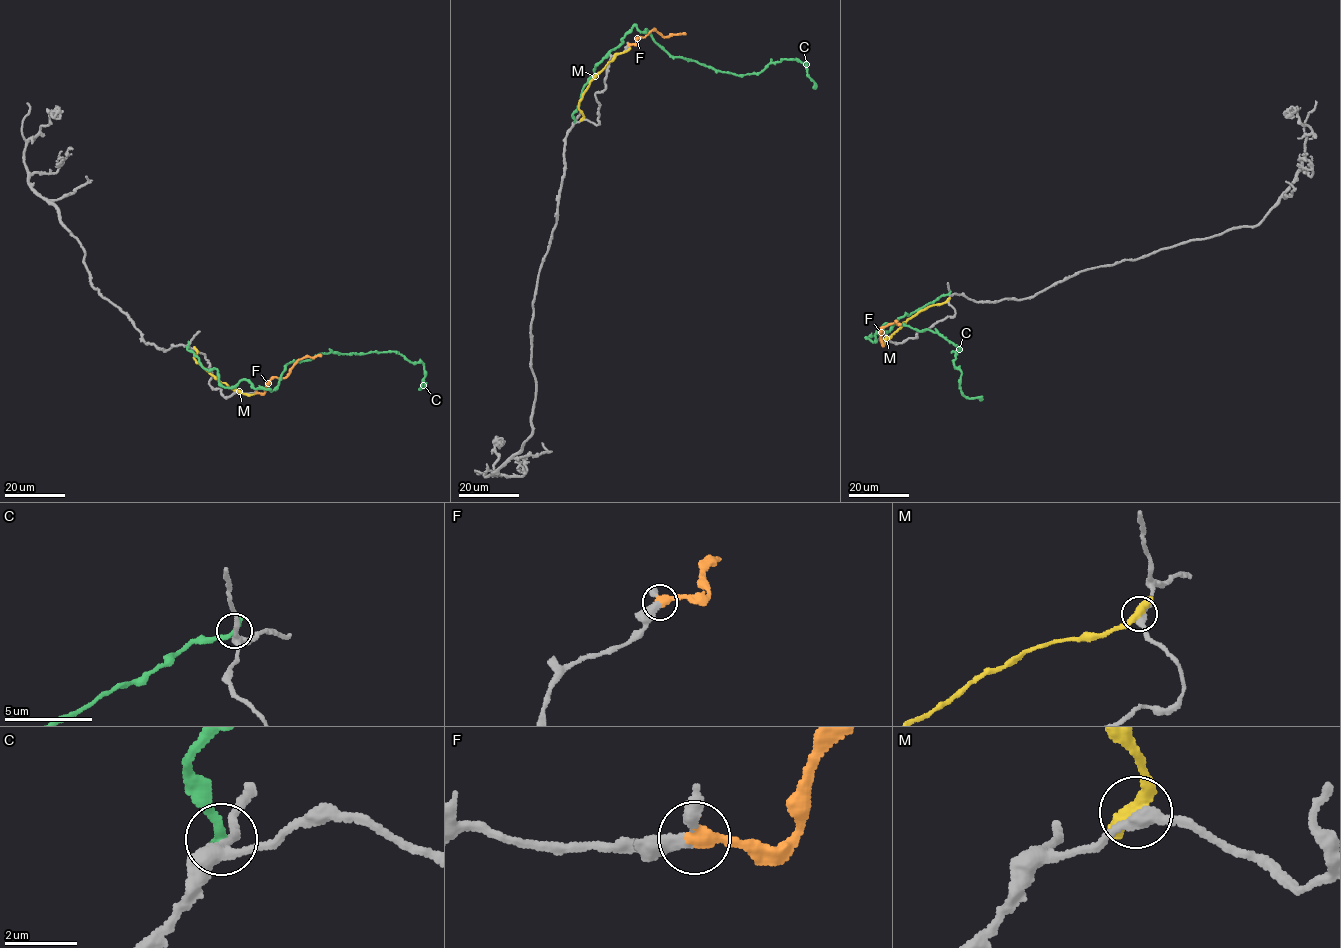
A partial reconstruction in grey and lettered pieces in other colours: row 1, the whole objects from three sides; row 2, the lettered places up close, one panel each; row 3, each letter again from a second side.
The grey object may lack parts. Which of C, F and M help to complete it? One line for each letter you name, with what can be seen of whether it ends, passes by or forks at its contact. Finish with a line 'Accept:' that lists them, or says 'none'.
F: it ends
Accept: F

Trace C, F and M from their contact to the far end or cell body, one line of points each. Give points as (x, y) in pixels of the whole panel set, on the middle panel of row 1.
C: (574, 121), (595, 65), (634, 26), (672, 56), (738, 75), (798, 59), (816, 89)
F: (629, 45), (636, 44), (636, 39), (655, 29), (665, 37), (685, 34)
M: (583, 118), (579, 101), (590, 81), (615, 56), (630, 48)

